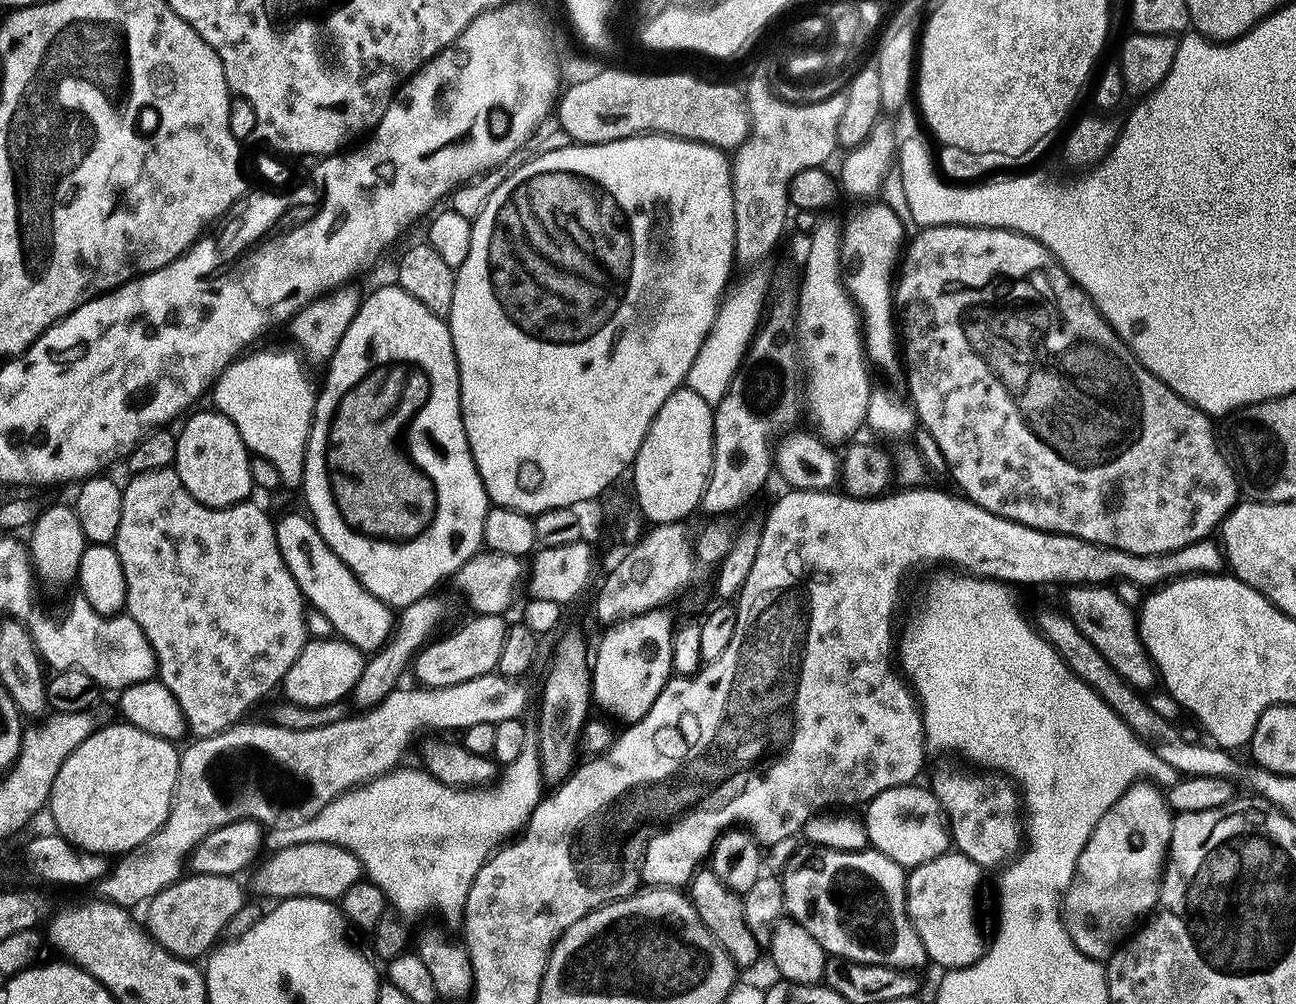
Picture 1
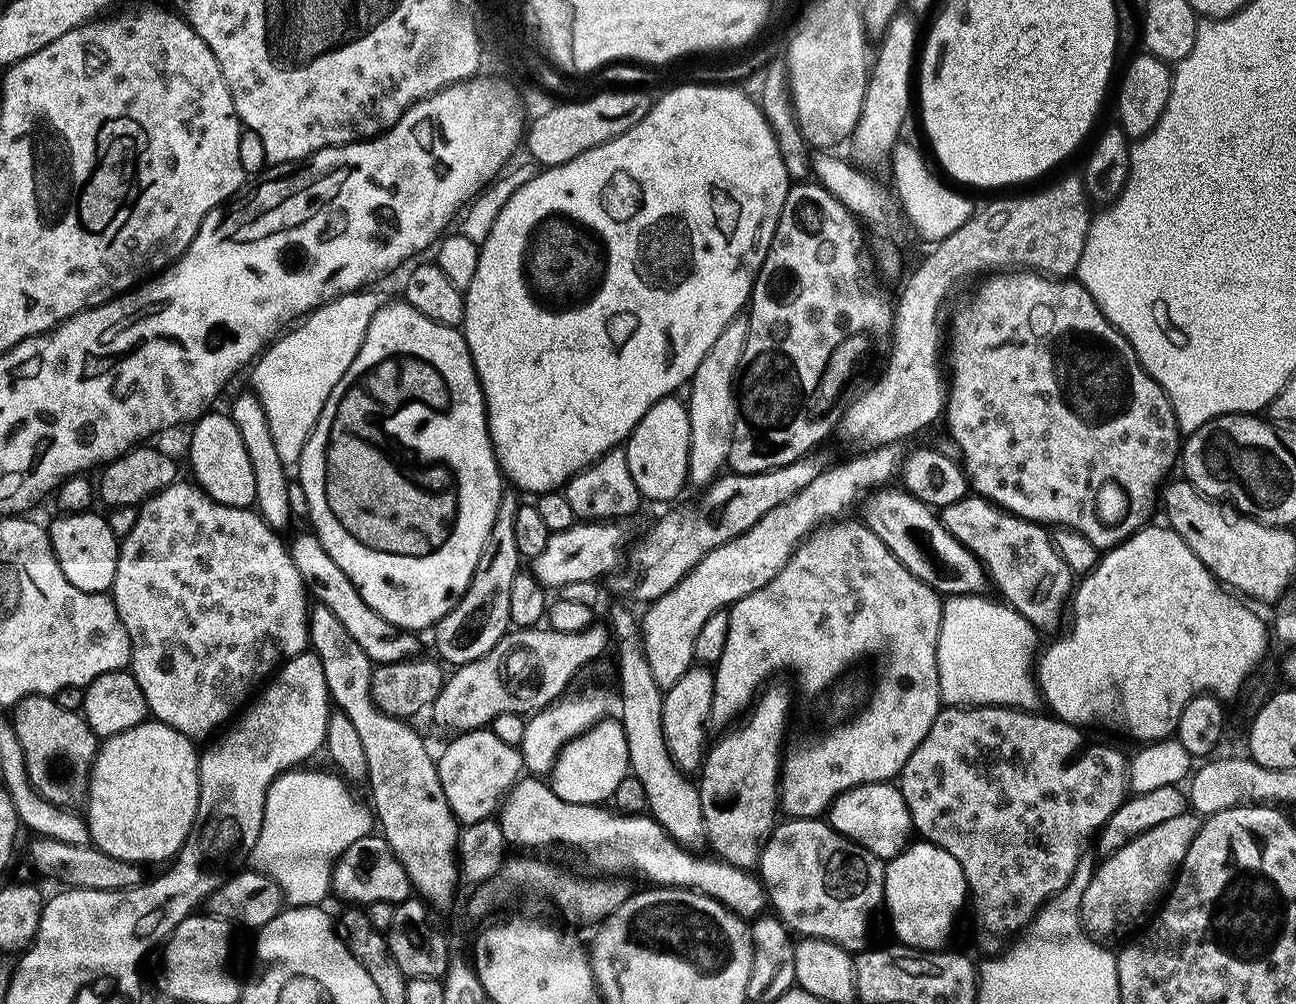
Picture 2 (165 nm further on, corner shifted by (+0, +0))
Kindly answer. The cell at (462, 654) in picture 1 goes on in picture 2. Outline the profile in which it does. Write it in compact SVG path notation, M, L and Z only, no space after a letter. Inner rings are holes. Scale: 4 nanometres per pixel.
M309 534L300 536L296 541L291 541L290 551L294 566L298 566L298 574L302 574L304 586L308 589L311 599L316 600L344 627L344 632L349 641L362 650L372 659L373 665L386 665L394 663L406 663L408 660L415 660L421 655L419 635L403 632L395 628L382 614L378 614L366 601L360 597L360 591L346 578L346 570L330 558L330 554L322 546L319 536Z

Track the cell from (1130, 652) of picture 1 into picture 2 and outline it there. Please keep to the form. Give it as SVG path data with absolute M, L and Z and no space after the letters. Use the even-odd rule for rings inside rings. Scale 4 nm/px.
M979 498L943 509L942 519L946 530L982 562L989 581L1005 596L1001 597L1009 608L1026 617L1041 633L1059 633L1065 627L1066 613L1074 596L1072 568L1052 545L1047 527L1011 516L997 504Z

